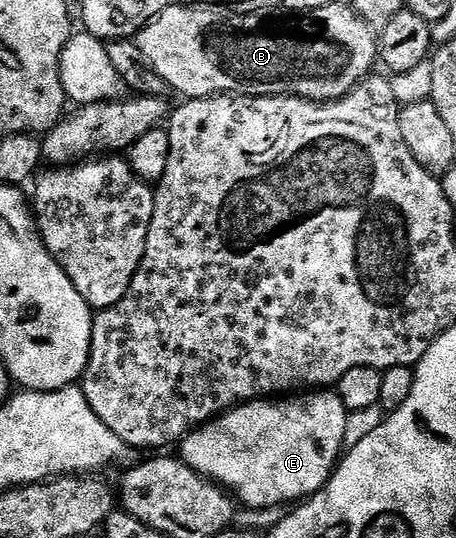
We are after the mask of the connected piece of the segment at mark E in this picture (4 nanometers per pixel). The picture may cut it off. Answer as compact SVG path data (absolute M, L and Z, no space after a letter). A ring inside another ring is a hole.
M330 388L302 392L297 396L282 396L277 400L244 402L191 430L180 443L180 457L197 474L217 482L243 507L266 509L294 504L322 489L334 473L334 467L344 453L347 413L340 396Z

